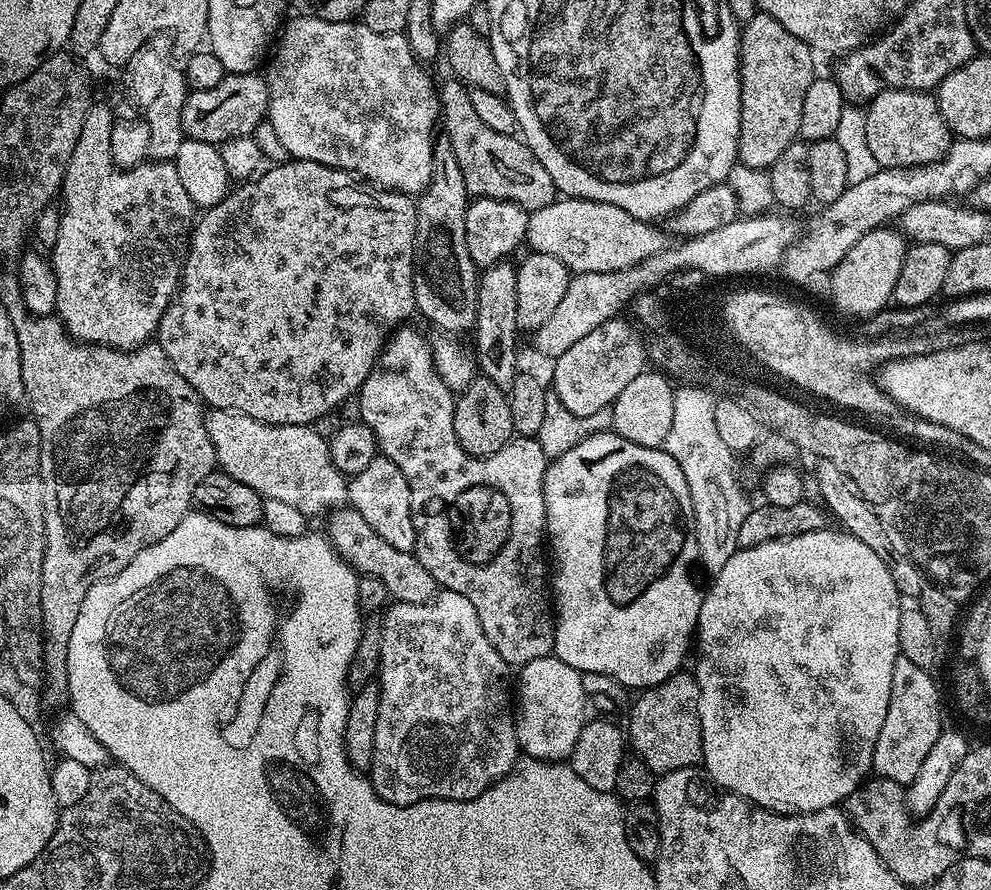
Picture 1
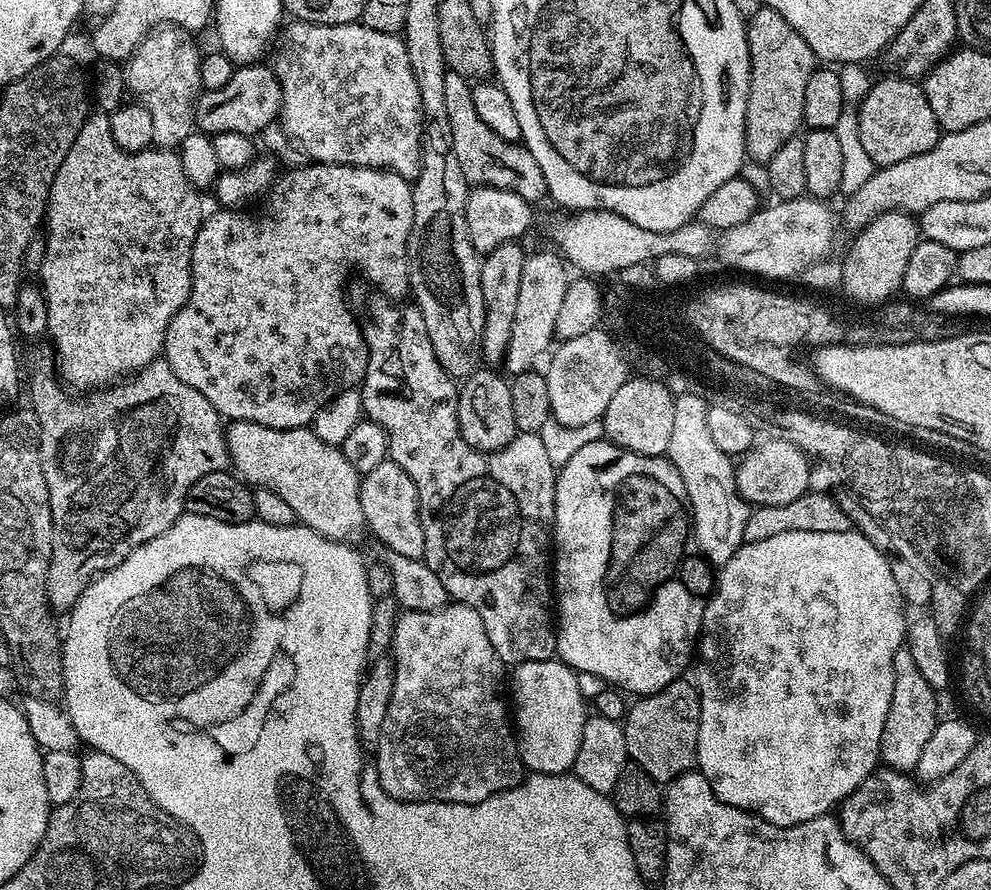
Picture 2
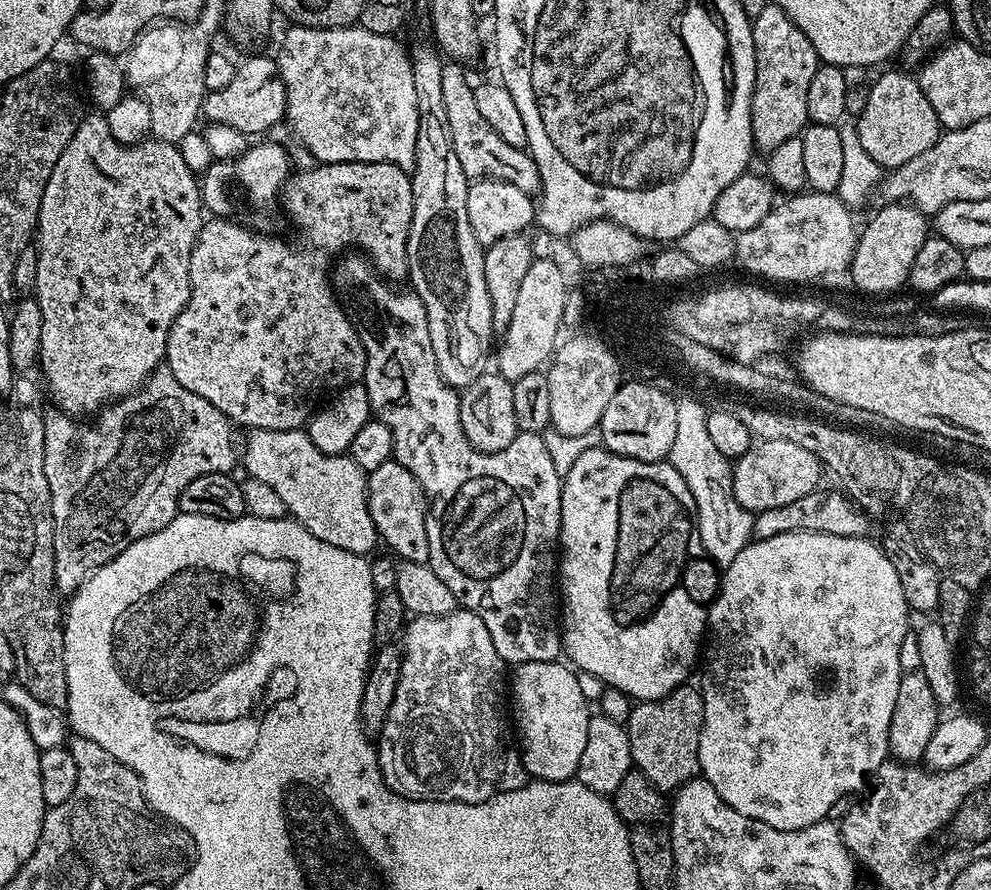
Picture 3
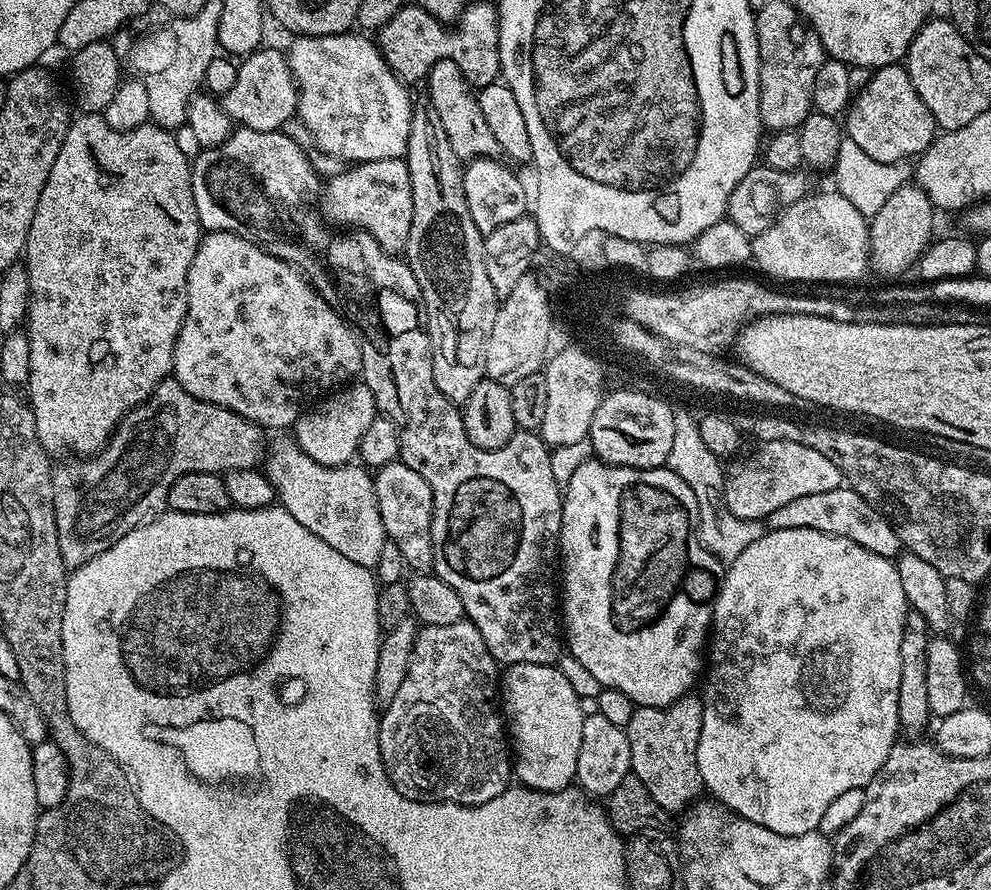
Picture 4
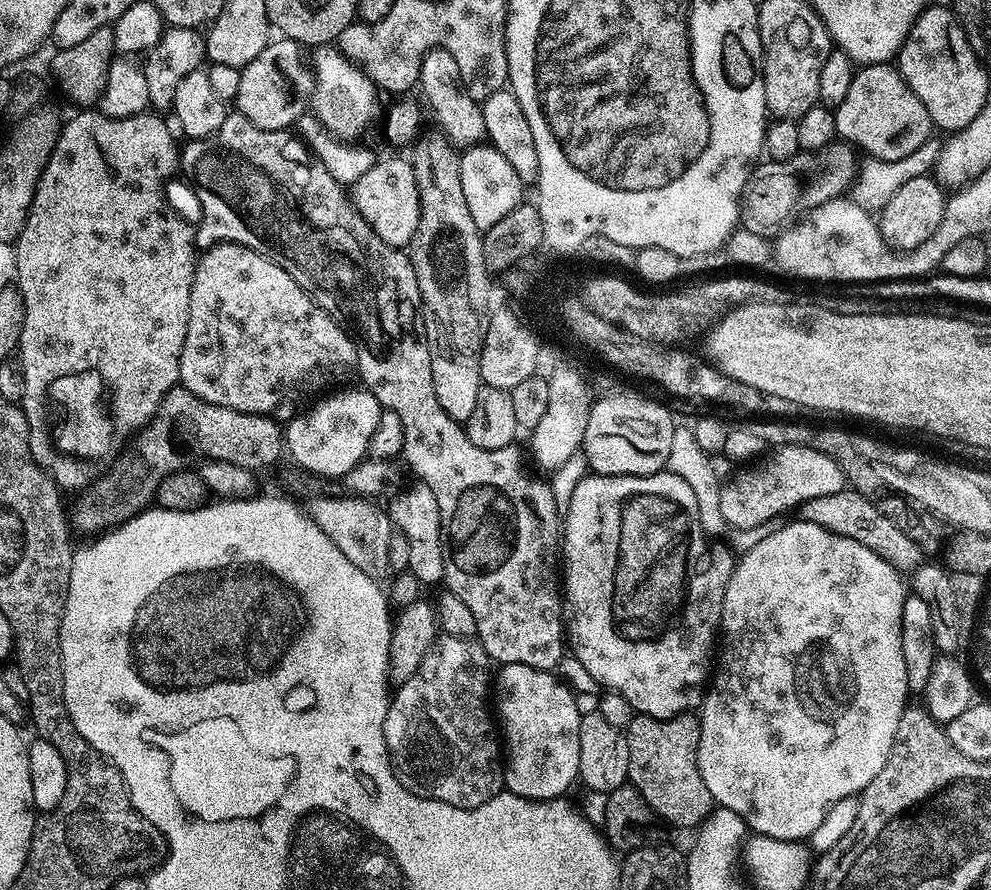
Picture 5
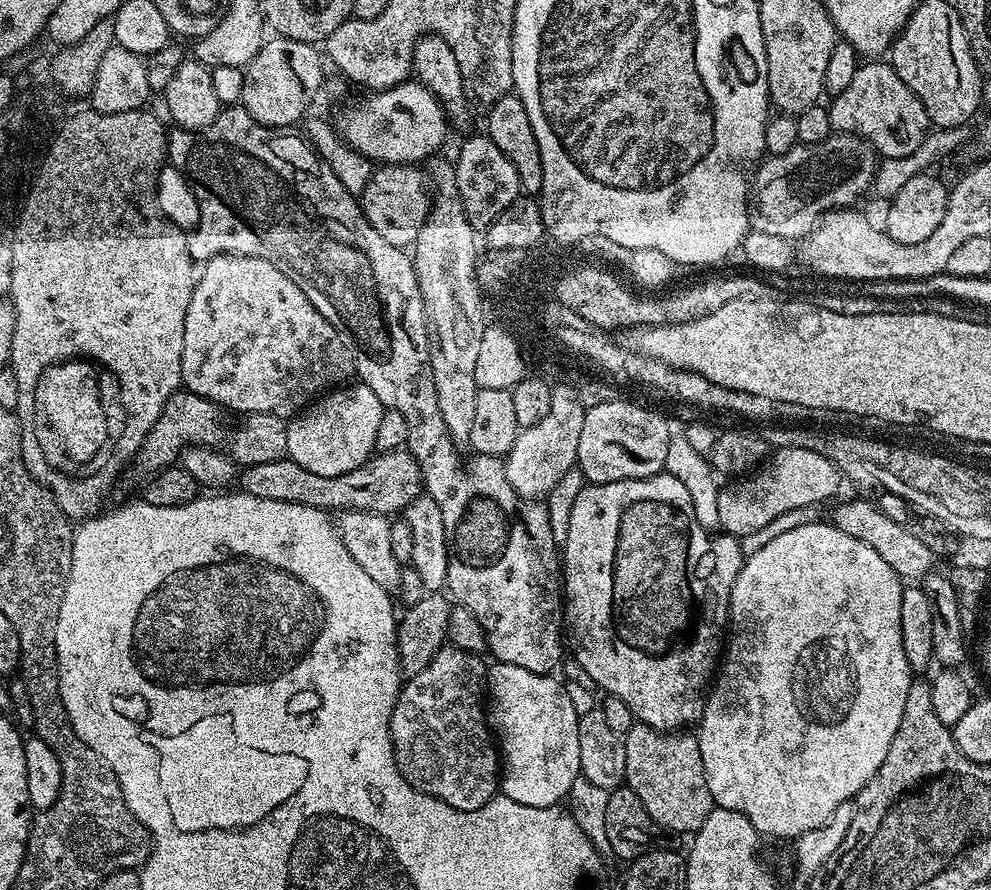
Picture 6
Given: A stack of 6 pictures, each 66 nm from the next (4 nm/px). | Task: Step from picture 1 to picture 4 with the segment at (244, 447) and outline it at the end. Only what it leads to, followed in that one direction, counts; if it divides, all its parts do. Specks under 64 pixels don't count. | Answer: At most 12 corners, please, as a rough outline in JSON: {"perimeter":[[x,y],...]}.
{"perimeter":[[295,439],[262,471],[326,546],[375,569],[386,539],[374,476],[322,466]]}

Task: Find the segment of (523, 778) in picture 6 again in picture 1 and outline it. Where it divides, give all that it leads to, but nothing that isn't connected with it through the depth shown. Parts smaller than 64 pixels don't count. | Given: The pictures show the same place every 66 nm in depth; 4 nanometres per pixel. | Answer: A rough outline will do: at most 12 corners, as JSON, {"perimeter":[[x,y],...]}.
{"perimeter":[[554,654],[519,672],[521,753],[567,761],[586,723],[581,672]]}

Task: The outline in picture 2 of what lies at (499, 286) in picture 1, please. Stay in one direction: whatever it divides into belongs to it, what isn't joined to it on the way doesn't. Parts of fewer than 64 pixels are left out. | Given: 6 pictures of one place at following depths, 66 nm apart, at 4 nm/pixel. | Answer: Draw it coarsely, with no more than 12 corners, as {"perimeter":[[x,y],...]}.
{"perimeter":[[516,242],[480,262],[480,354],[503,365],[526,259]]}

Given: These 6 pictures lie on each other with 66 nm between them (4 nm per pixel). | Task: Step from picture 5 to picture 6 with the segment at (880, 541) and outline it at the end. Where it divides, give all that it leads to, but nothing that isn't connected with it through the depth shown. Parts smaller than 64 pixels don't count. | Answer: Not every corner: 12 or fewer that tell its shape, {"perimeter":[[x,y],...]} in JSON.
{"perimeter":[[863,498],[830,516],[905,581],[933,571],[922,538]]}

